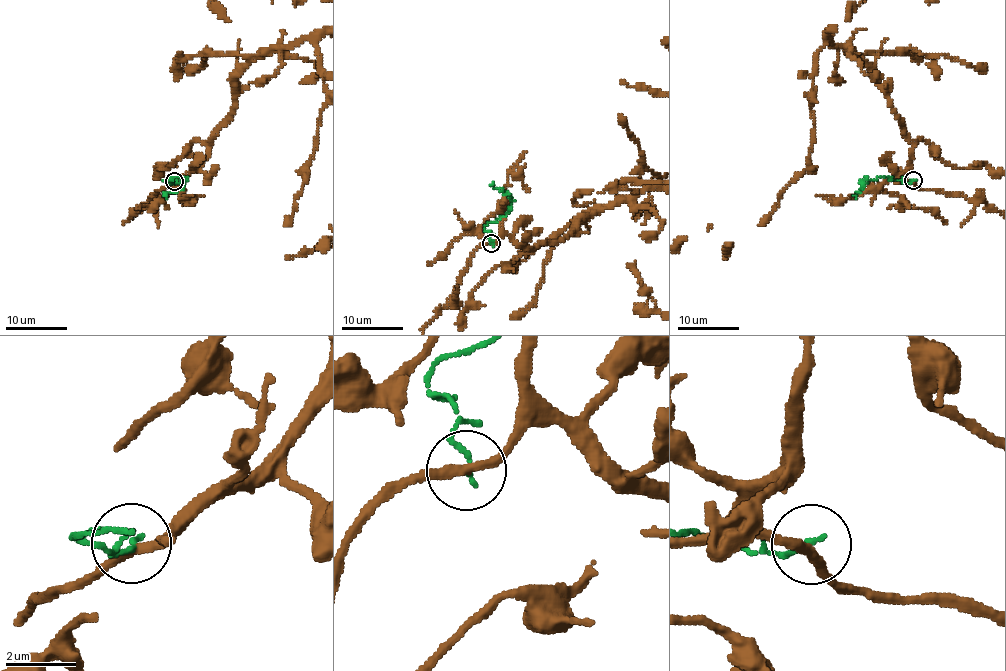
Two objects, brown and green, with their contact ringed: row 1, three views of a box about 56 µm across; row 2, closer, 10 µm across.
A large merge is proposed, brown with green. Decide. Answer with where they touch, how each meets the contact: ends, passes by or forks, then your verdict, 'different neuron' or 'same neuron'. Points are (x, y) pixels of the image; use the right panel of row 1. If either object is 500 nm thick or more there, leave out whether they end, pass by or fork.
place (913, 180); brown passes by; green ends; different neuron

